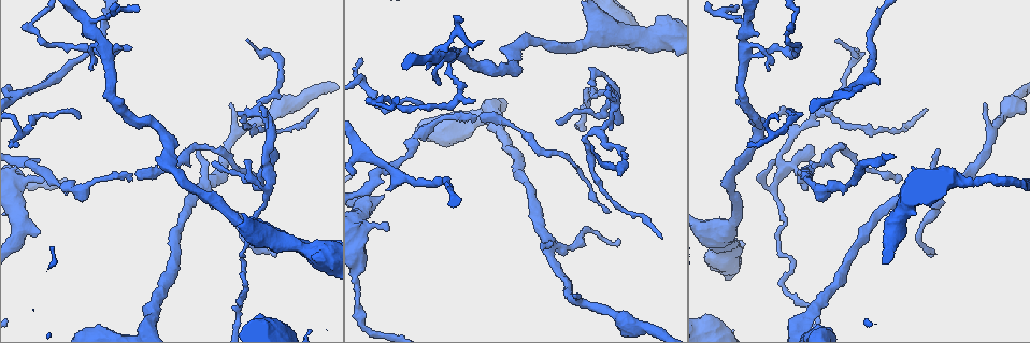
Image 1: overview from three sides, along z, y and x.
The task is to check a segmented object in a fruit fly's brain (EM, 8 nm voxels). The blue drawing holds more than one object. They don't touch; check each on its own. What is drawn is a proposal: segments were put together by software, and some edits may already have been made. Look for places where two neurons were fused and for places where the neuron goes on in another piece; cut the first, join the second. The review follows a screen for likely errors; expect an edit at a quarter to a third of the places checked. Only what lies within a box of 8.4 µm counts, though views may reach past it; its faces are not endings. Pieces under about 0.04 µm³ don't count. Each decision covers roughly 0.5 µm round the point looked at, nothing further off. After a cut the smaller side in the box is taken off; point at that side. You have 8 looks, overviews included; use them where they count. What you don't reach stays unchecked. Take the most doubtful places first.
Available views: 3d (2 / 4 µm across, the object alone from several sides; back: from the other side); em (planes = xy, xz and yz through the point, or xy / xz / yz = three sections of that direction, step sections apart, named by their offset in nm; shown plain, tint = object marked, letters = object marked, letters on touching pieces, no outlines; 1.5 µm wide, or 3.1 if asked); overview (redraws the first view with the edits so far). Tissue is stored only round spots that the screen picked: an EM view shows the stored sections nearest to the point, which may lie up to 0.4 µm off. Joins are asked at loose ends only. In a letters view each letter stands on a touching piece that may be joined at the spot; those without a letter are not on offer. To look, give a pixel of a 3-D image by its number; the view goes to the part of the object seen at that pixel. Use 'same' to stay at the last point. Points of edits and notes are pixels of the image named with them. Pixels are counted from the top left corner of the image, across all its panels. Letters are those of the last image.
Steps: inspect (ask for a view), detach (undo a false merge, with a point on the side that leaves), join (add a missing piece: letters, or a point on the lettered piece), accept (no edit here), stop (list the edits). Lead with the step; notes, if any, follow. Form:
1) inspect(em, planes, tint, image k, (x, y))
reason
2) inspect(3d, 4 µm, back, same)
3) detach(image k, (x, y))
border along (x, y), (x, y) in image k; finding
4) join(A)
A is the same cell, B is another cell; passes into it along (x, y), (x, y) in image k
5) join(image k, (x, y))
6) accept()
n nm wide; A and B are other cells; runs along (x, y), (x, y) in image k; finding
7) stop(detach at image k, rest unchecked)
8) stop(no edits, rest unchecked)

inspect(em, xz, step 4, tint, image 1, (232, 104))
an open end

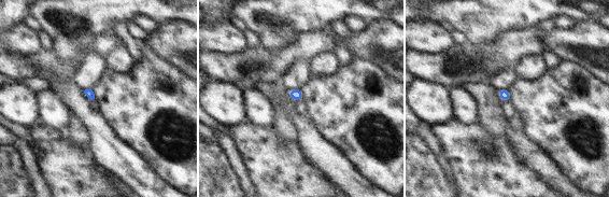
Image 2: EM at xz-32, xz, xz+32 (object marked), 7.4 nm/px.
inspect(em, planes, letters, same)
another direction

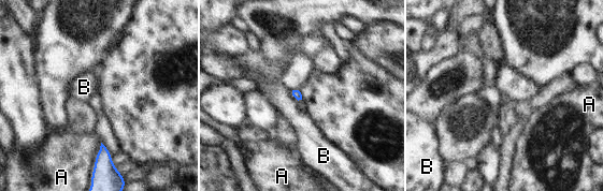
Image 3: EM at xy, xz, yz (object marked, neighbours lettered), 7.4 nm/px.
accept()
A and B are other cells; border along (291, 90), (291, 93), (298, 100) in image 3; no lettered piece goes on from it

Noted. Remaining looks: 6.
inspect(em, xy, step 8, letters, image 1, (610, 212))

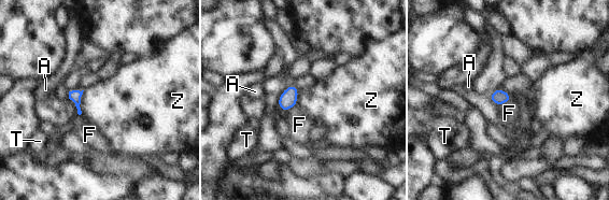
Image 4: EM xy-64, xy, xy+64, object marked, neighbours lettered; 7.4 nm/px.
accept()
A, F, T and Z are other cells; border along (511, 99), (498, 105) in image 4; none of them fits

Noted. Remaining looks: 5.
inspect(em, xy, step 4, tint, image 1, (449, 56))
three arms meet

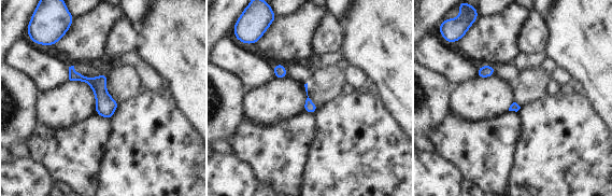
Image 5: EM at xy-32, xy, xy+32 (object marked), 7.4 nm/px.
inspect(em, planes, letters, same)
cut it another way

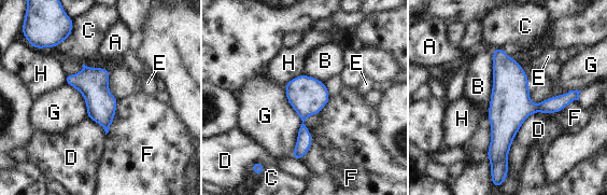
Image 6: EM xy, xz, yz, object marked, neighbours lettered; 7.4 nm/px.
accept()
240 nm wide; A, B, C, D, E, F, G and H are other cells; runs along (576, 93), (526, 108), (492, 158) in image 6; one neuron here

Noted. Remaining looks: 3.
stop(no edits, rest unchecked)

